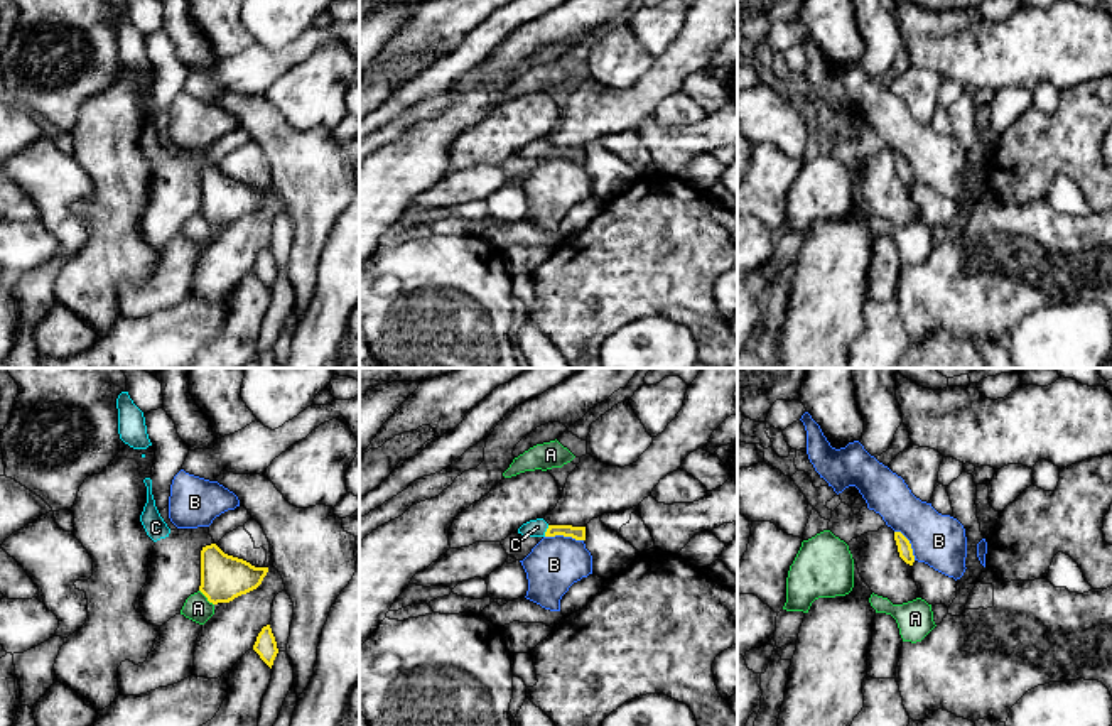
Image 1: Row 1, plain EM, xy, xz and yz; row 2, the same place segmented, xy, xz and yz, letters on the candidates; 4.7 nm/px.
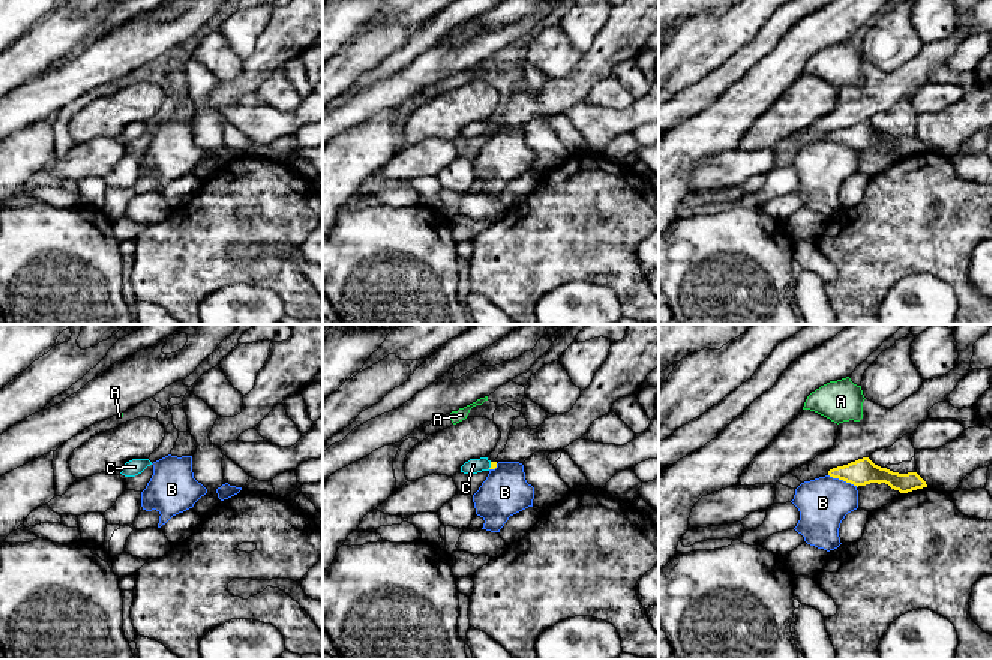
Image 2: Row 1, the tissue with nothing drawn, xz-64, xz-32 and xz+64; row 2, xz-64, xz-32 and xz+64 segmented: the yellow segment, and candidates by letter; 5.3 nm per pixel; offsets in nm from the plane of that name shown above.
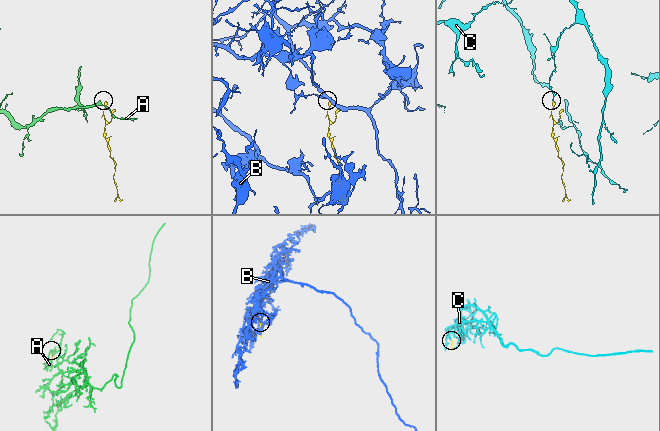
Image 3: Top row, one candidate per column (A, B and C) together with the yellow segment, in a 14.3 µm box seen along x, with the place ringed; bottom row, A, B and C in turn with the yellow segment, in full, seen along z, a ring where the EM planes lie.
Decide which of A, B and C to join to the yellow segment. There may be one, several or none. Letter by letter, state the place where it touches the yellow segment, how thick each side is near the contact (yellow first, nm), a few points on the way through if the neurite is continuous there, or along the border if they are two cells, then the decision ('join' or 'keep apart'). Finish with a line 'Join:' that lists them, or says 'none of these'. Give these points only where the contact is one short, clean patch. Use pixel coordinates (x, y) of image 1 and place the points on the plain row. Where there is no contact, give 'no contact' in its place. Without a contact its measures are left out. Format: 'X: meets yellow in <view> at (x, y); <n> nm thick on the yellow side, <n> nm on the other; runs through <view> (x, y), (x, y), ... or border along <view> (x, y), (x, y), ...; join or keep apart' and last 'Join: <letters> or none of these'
A: meets yellow in xy at (206, 218); 220 nm thick on the yellow side, 120 nm on the other; border along xy (199, 211), (213, 227); keep apart
B: meets yellow in xz at (564, 157); 60 nm thick on the yellow side, 260 nm on the other; border along xz (545, 157), (571, 157), (582, 162); keep apart
C: meets yellow in xz at (547, 152); 60 nm thick on the yellow side, 80 nm on the other; runs through xz (567, 152), (547, 152), (537, 149); join
Join: C

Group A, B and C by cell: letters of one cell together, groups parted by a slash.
A / B / C

